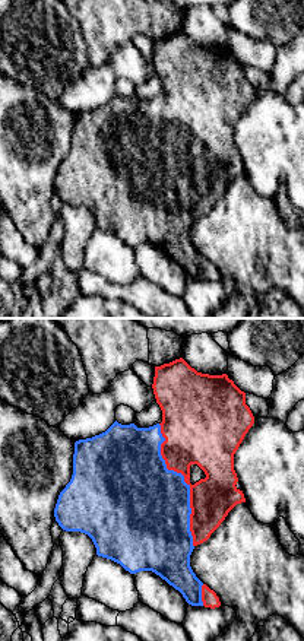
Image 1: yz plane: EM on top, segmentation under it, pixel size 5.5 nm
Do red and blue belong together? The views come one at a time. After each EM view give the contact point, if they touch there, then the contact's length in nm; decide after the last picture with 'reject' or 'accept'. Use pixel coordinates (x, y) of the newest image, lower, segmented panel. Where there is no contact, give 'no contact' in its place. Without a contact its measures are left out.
(184, 481) | 700 nm

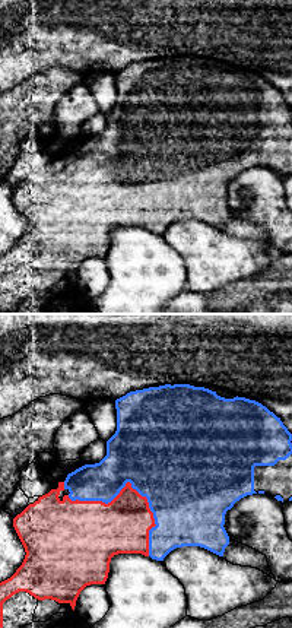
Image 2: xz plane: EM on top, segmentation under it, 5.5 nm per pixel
(135, 489) | 550 nm

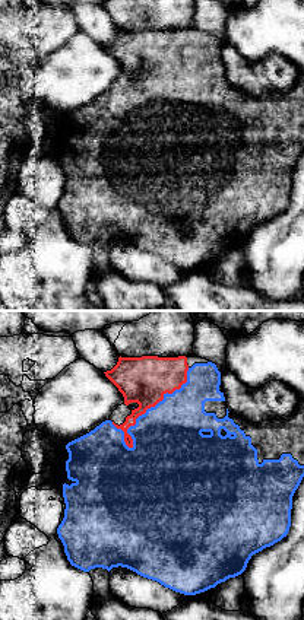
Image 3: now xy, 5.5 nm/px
(152, 406) | 550 nm

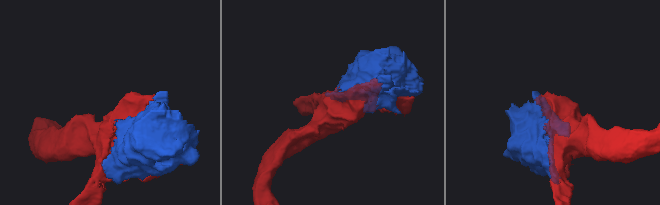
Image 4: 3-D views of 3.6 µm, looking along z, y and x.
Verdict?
accept

